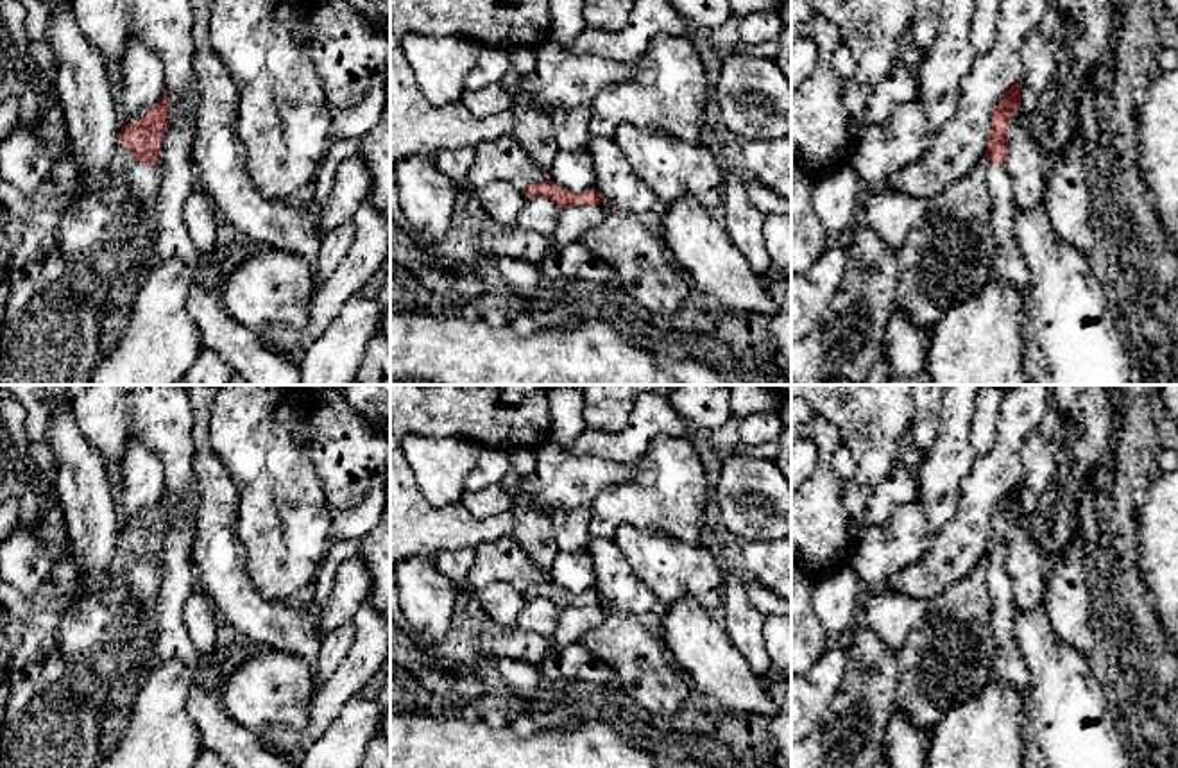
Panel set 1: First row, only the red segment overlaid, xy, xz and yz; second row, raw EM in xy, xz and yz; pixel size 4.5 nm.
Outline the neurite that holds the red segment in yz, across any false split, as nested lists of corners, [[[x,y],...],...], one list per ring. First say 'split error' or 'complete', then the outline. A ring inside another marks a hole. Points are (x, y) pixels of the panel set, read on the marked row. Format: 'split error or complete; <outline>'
split error; [[[1017,81],[992,113],[992,131],[986,140],[986,190],[990,193],[990,224],[995,238],[992,279],[1015,288],[1020,295],[1029,285],[1029,269],[1015,240],[1015,201],[1012,177],[1004,166],[1008,158],[1008,127],[1020,107],[1022,82]]]

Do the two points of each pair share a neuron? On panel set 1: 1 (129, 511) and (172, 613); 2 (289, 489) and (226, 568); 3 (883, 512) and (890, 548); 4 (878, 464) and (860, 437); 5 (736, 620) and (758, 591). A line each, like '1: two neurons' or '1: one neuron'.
1: two neurons
2: two neurons
3: two neurons
4: one neuron
5: two neurons

